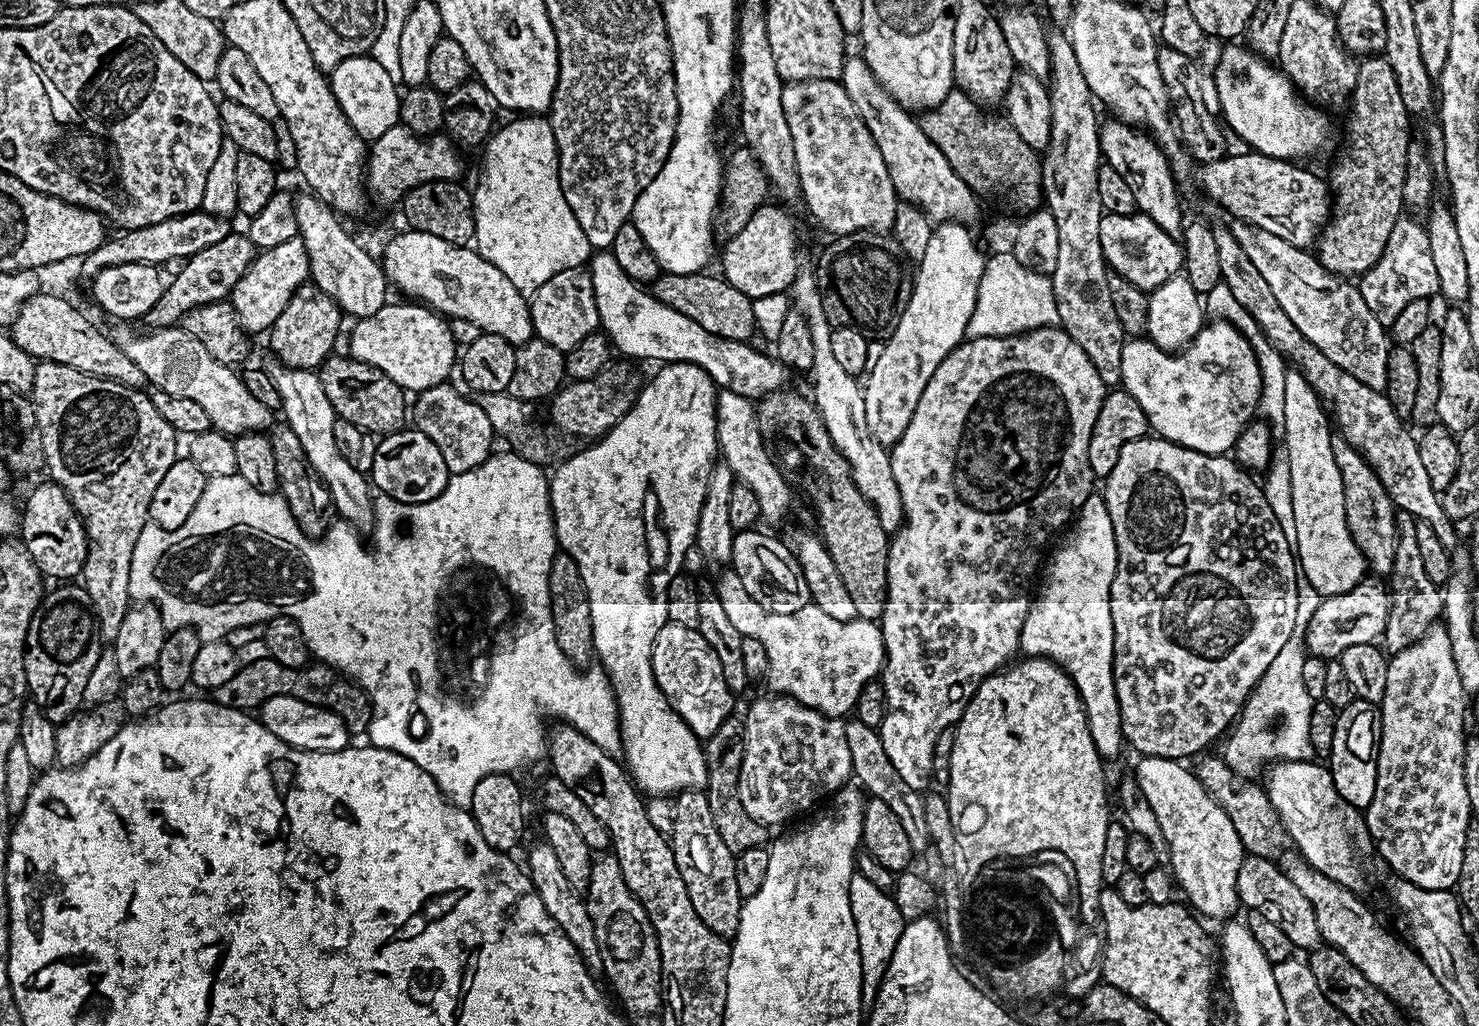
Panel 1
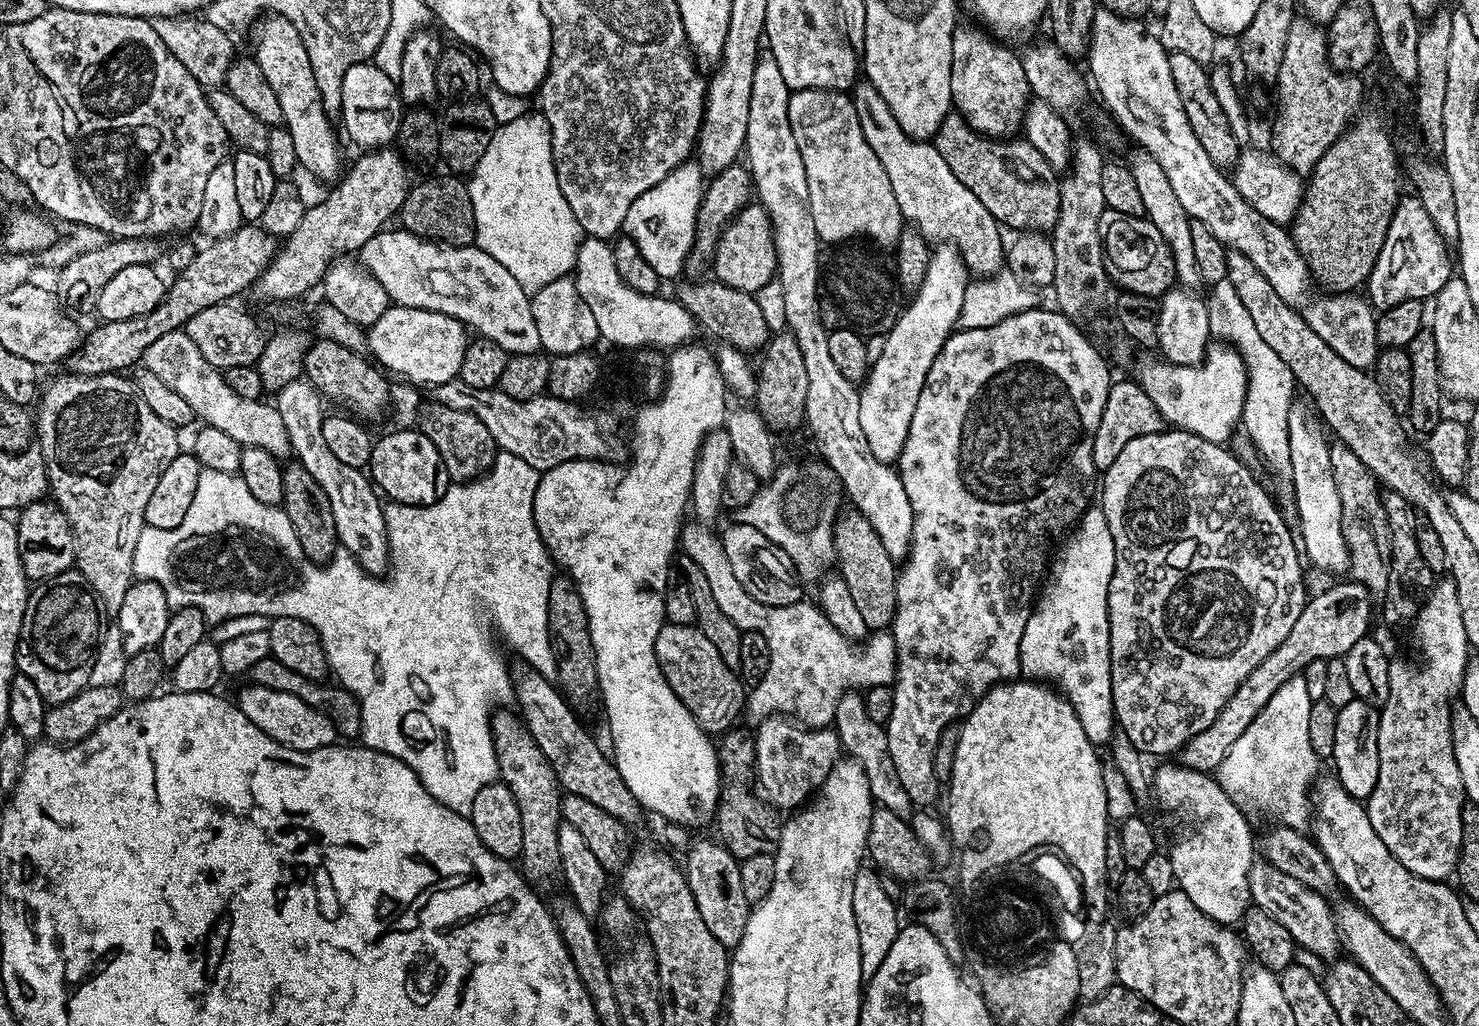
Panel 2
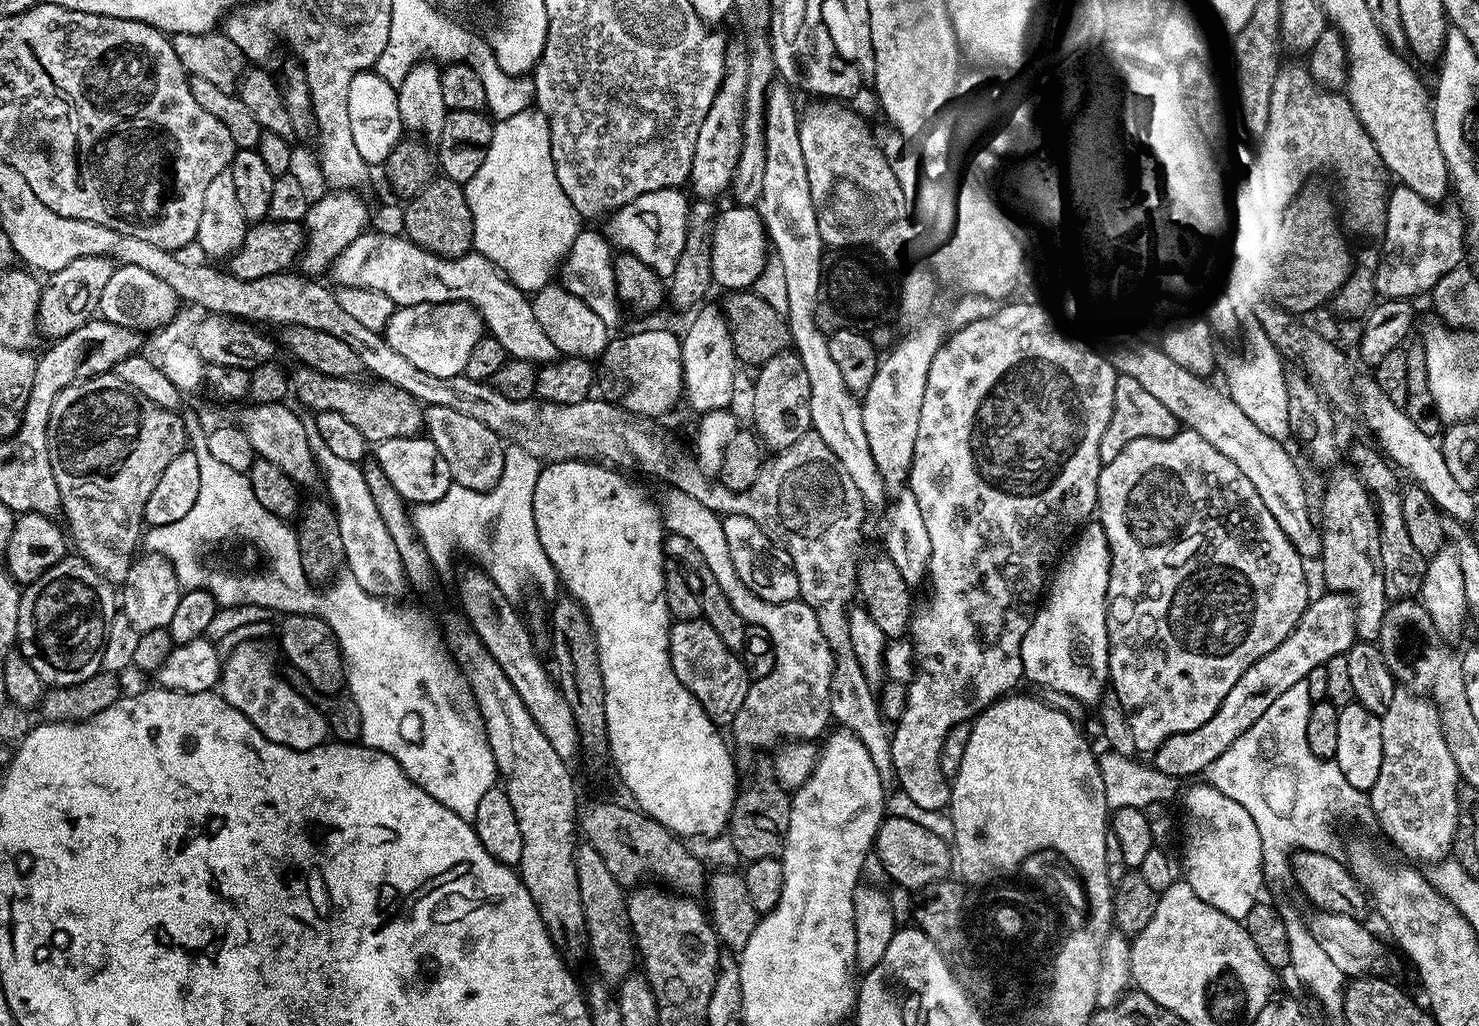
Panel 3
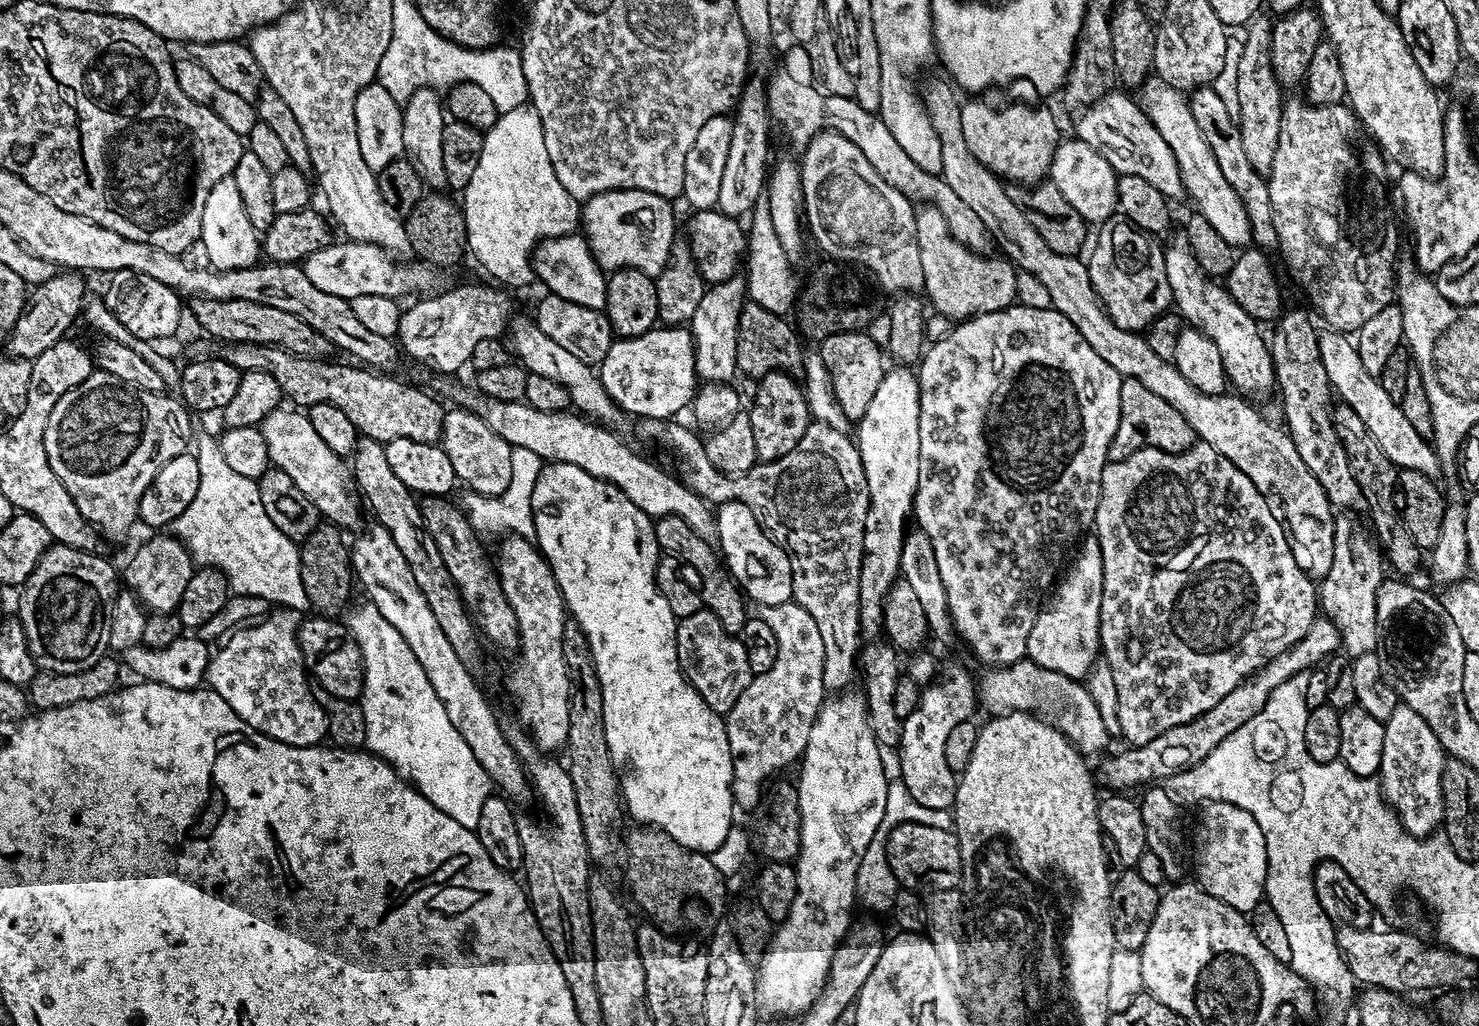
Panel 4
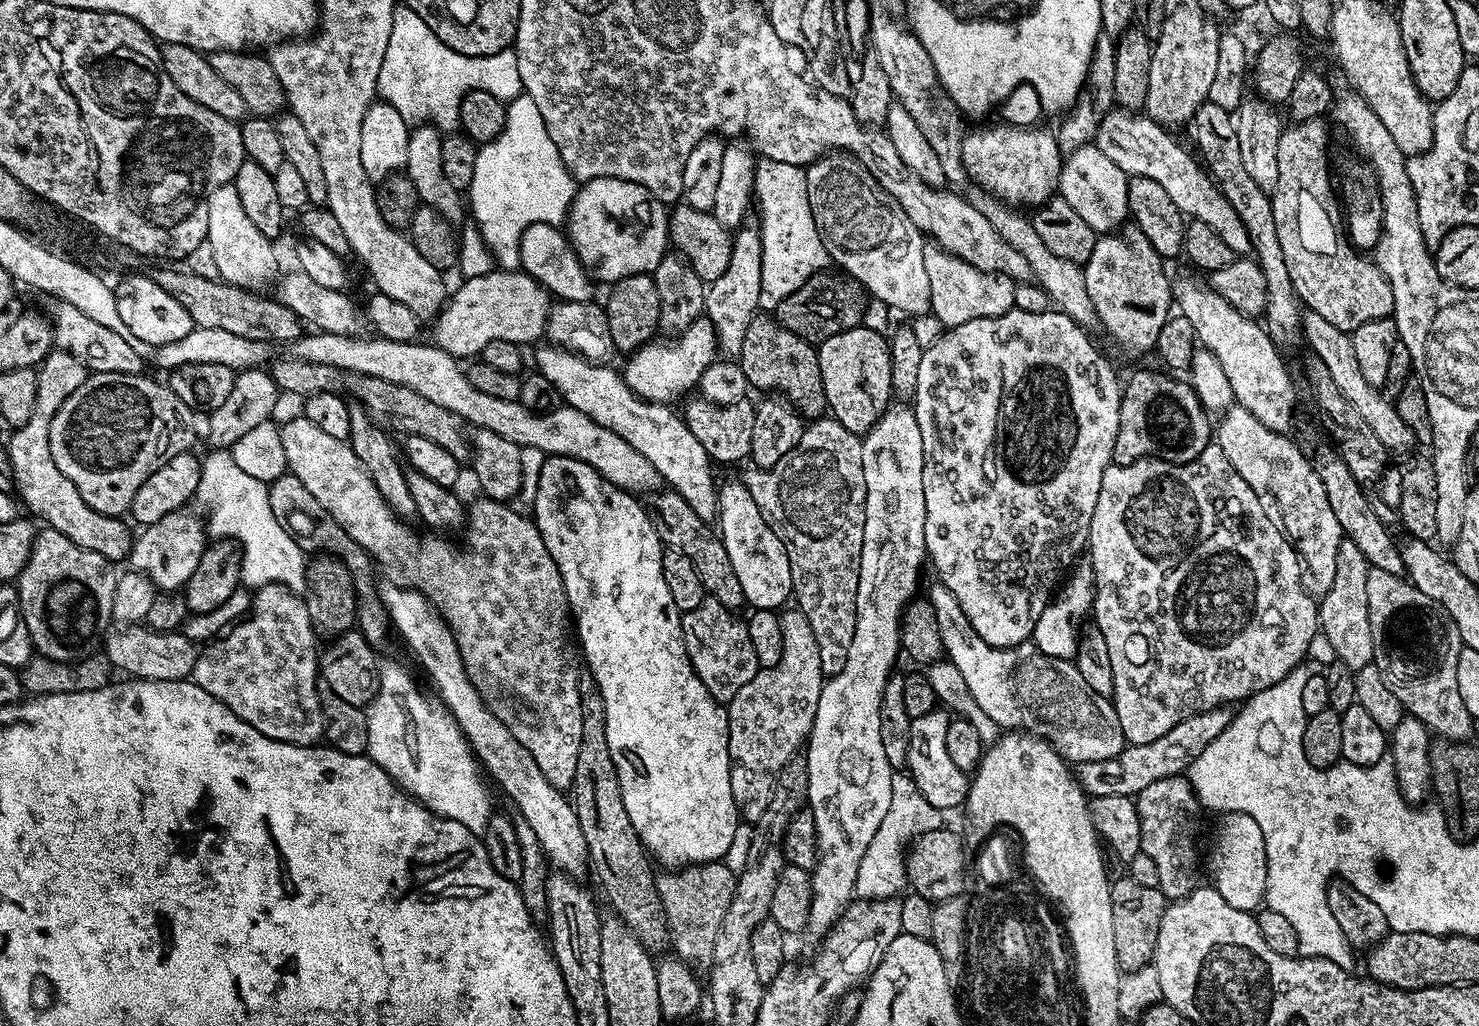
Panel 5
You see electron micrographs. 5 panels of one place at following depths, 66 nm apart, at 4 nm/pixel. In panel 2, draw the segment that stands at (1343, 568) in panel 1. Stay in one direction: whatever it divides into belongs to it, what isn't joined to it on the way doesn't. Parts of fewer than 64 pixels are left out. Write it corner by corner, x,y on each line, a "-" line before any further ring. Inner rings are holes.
1307,399
1293,400
1289,412
1289,434
1290,459
1294,468
1293,494
1299,520
1298,540
1303,555
1308,564
1310,562
1324,572
1347,573
1348,551
1342,538
1342,502
1338,502
1338,486
1334,486
1334,470
1330,466
1330,440
1324,437
1326,432
1321,418

